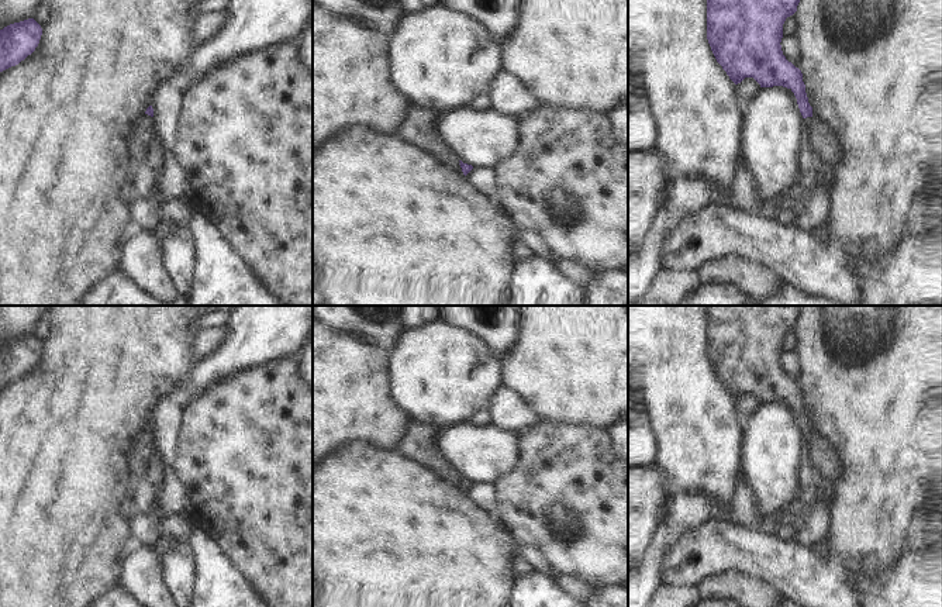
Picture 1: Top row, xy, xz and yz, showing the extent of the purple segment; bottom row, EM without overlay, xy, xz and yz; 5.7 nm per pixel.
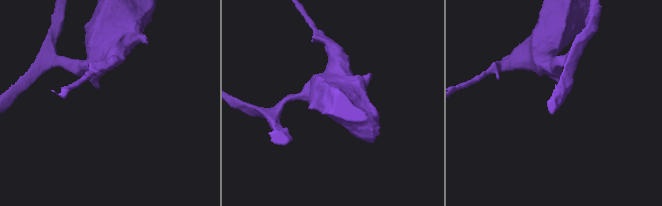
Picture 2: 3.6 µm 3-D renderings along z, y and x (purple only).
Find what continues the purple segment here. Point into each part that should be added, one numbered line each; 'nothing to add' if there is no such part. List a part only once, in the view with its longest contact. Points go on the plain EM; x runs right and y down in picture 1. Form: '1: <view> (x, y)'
nothing to add

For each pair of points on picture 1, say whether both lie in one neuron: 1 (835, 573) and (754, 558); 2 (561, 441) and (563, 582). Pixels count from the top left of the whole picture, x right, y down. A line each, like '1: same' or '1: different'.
1: same
2: different

